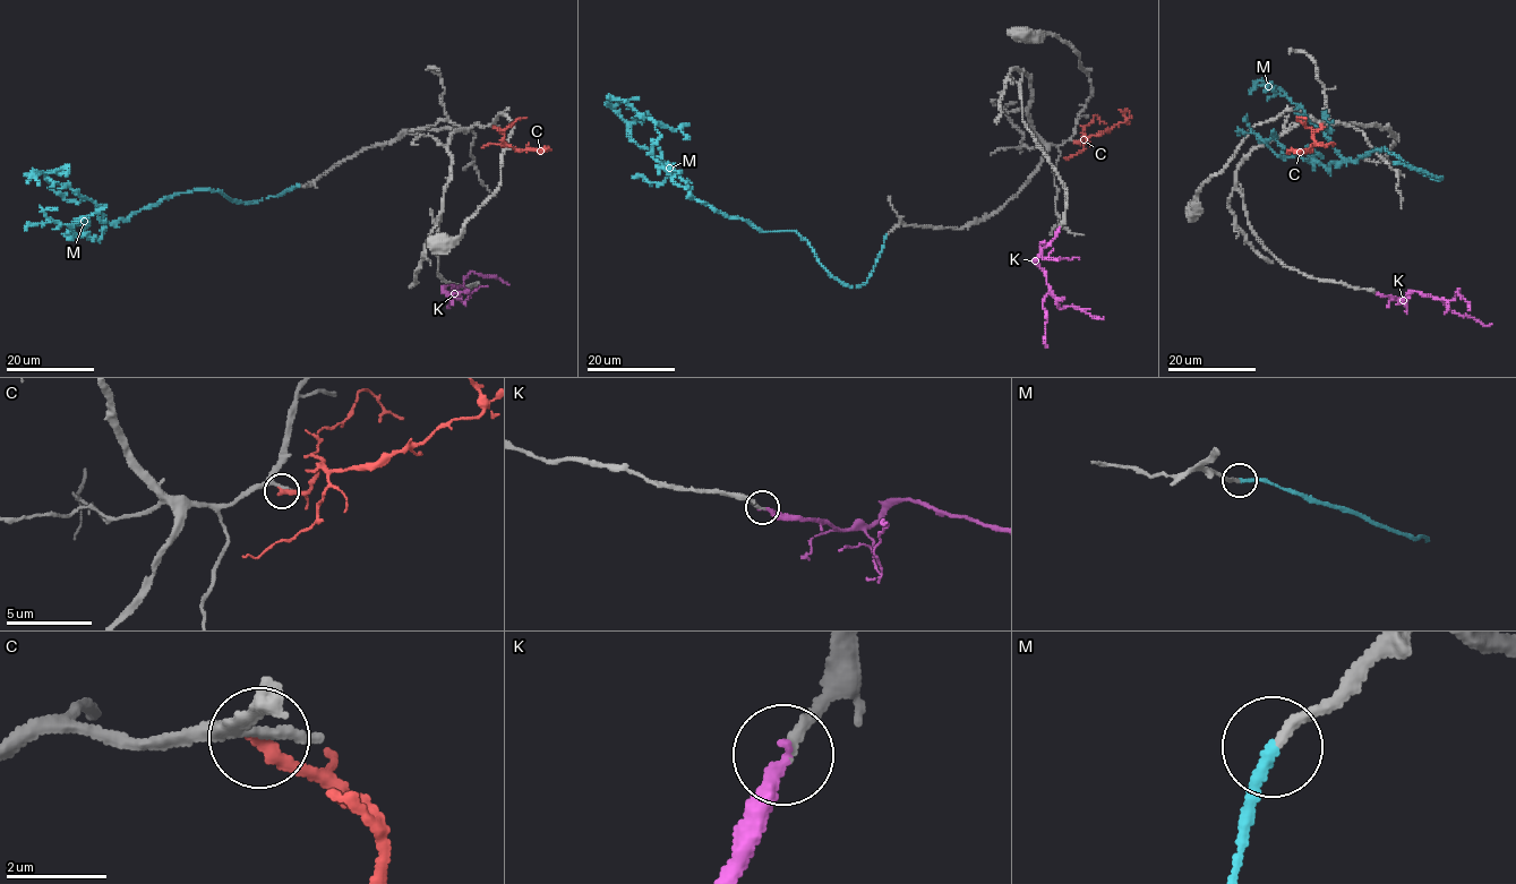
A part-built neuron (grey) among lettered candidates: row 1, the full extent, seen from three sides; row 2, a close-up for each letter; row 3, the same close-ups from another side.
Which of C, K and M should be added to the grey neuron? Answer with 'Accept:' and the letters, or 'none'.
Accept: K, M

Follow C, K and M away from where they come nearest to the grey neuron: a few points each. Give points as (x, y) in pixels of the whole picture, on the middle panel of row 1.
C: (1075, 142), (1080, 142), (1085, 135), (1111, 129), (1125, 120), (1125, 109), (1130, 112)
K: (1059, 228), (1036, 260), (1045, 274), (1048, 291), (1061, 309), (1073, 306), (1095, 317), (1103, 317)
M: (887, 234), (870, 277), (846, 286), (795, 231), (761, 231), (693, 198), (651, 154), (651, 120), (607, 97)

